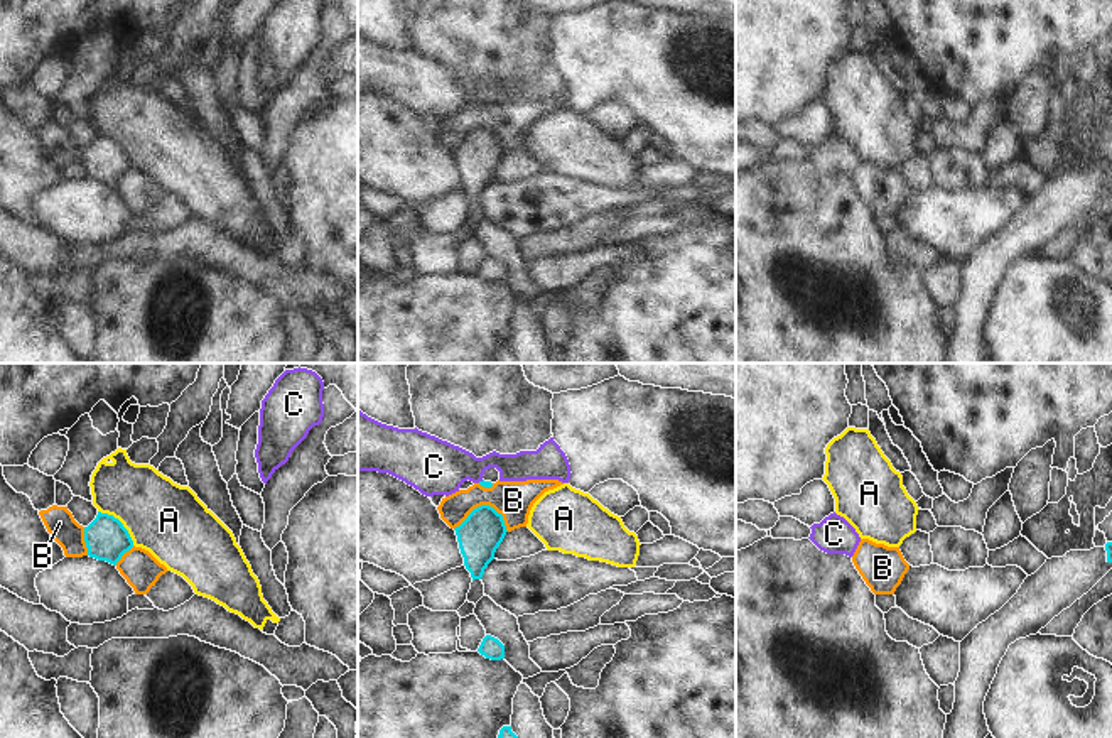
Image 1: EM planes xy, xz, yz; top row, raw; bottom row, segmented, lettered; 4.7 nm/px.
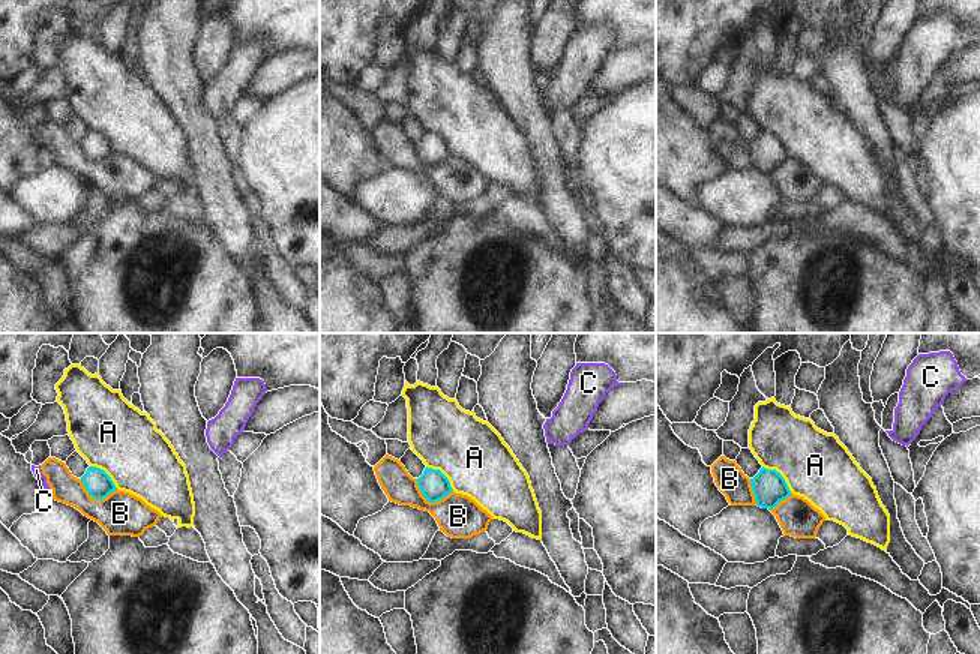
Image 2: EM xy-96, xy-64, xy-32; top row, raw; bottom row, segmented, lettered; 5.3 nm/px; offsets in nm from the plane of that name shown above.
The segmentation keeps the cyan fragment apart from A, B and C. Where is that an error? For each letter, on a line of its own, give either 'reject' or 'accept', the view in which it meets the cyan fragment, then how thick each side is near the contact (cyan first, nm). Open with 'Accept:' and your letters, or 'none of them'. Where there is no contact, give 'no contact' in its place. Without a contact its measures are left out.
Accept: none of them
A: reject; meets cyan in xy; 200 nm thick on the cyan side, 360 nm on the other
B: reject; meets cyan in xz; 200 nm thick on the cyan side, 180 nm on the other
C: reject; meets cyan in xz; 30 nm thick on the cyan side, 260 nm on the other

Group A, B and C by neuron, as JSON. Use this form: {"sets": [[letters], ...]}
{"sets": [["A"], ["B"], ["C"]]}

